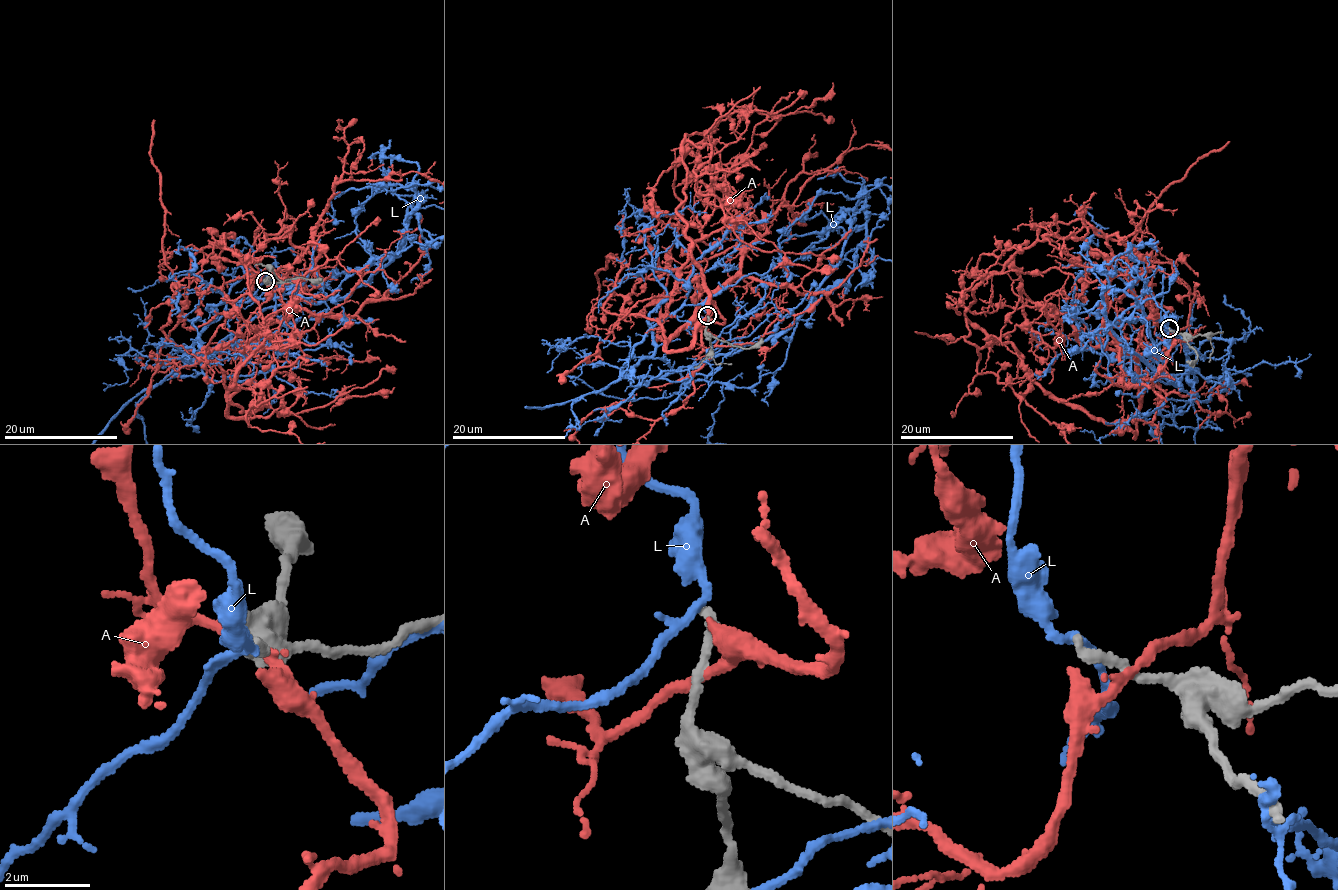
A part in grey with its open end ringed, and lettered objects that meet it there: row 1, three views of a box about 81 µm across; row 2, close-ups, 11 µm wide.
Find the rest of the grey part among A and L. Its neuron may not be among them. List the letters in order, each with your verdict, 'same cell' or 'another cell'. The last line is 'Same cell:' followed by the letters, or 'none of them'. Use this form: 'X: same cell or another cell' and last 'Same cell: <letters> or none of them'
A: another cell
L: another cell
Same cell: none of them

